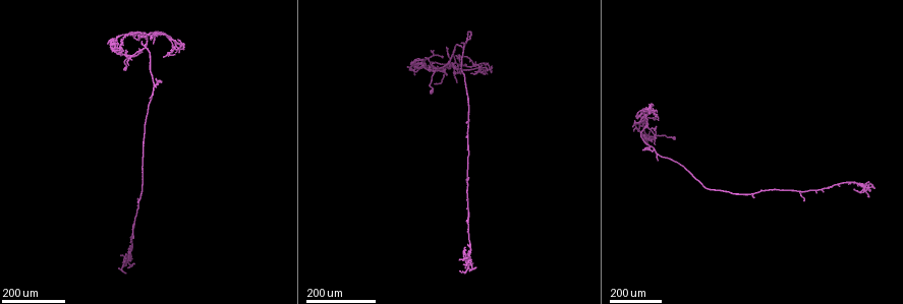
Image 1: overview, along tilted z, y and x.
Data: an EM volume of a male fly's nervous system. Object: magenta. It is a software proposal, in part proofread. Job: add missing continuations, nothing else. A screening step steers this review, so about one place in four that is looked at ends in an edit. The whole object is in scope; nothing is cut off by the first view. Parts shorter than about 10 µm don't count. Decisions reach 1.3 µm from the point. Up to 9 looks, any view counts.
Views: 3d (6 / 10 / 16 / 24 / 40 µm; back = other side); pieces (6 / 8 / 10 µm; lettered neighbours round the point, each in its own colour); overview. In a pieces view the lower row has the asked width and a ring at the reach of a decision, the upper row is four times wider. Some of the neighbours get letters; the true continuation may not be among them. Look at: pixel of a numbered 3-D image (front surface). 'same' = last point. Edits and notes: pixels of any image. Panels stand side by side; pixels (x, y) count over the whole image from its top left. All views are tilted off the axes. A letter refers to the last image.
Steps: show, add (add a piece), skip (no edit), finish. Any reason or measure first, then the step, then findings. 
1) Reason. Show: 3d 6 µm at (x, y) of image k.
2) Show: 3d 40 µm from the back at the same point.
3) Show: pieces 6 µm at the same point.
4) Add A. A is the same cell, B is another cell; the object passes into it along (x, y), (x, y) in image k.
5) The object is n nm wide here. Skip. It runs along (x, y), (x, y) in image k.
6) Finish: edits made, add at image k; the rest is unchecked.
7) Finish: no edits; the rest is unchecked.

An open end. Show: 3d 24 µm at (436, 84) of image 1.

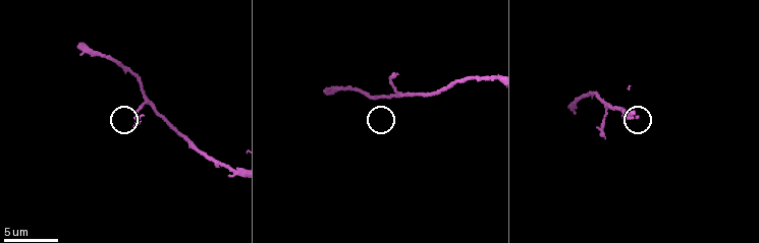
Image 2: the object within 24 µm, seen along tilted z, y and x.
See the neighbours. Show: pieces 10 µm at (325, 91) of image 2.

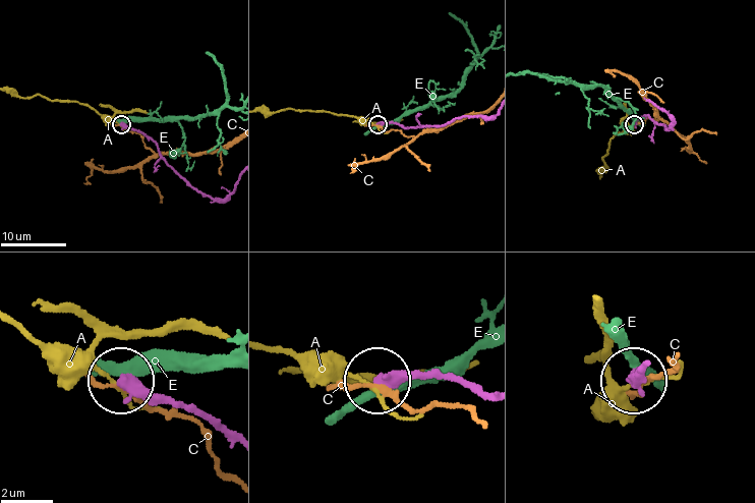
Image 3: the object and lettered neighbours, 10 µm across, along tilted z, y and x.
Skip. A, C and E are other cells; none of them fits.

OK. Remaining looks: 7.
Free end. Show: 3d 24 µm at (442, 80) of image 1.

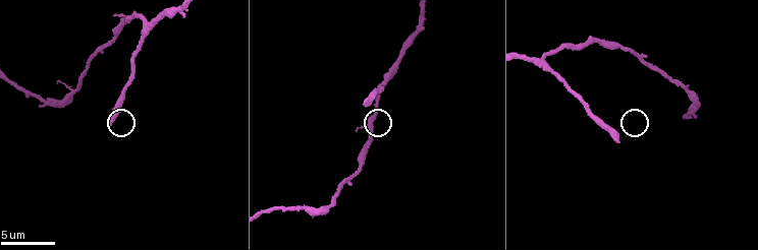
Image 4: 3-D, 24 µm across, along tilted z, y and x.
See the neighbours. Show: pieces 8 µm at (110, 123) of image 4.

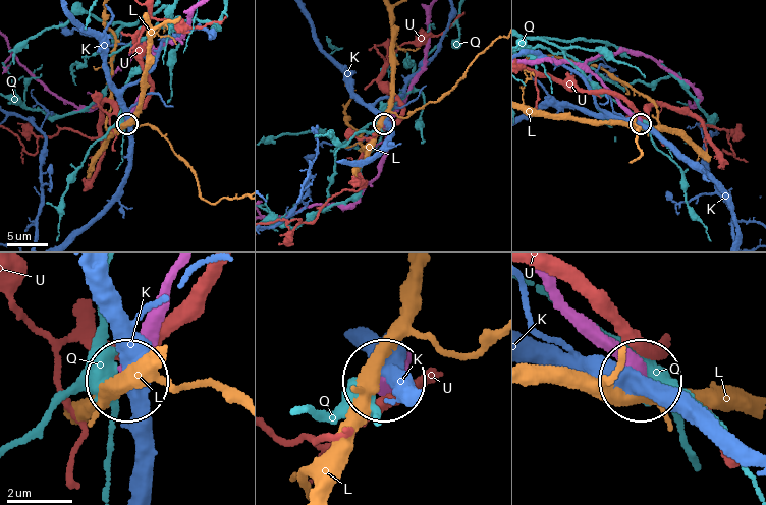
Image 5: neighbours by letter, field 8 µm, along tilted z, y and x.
Skip. K, L, Q and U are other cells; none of them fits.

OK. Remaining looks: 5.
An open end. Show: 3d 40 µm at (457, 66) of image 1.

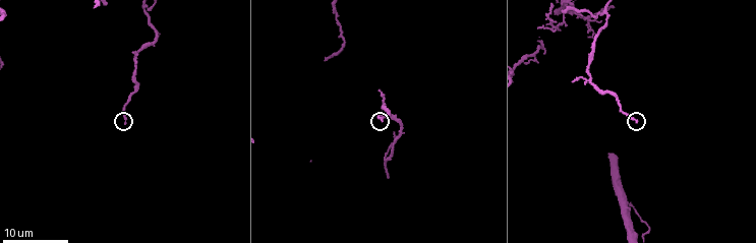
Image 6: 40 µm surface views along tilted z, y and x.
Show: pieces 10 µm at (126, 124) of image 6.

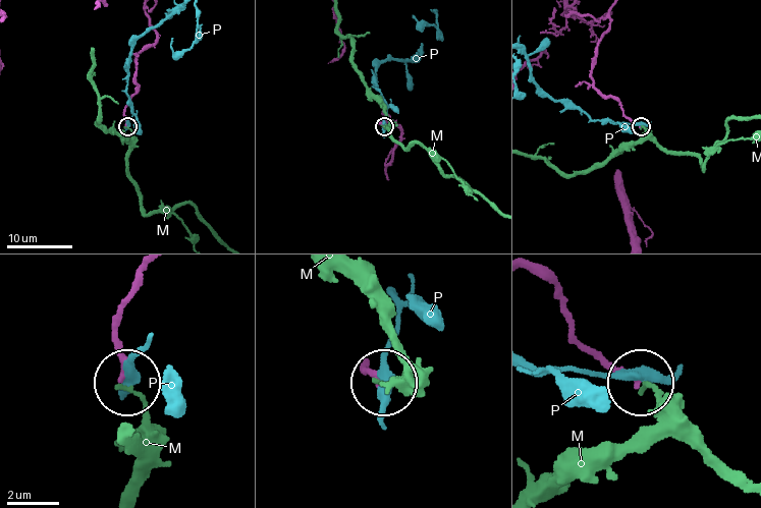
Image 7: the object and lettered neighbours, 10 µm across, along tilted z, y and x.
Skip. M and P are other cells; it runs along (535, 273), (553, 292), (572, 331), (635, 382) in image 7; no lettered piece goes on from it.

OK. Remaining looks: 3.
End of a long branch. Show: 3d 24 µm at (456, 82) of image 1.

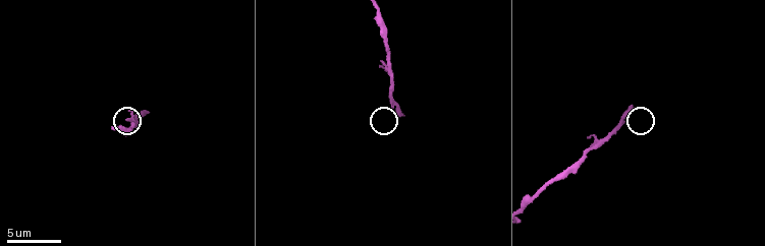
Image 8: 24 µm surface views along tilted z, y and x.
Show: pieces 10 µm at (630, 109) of image 8.

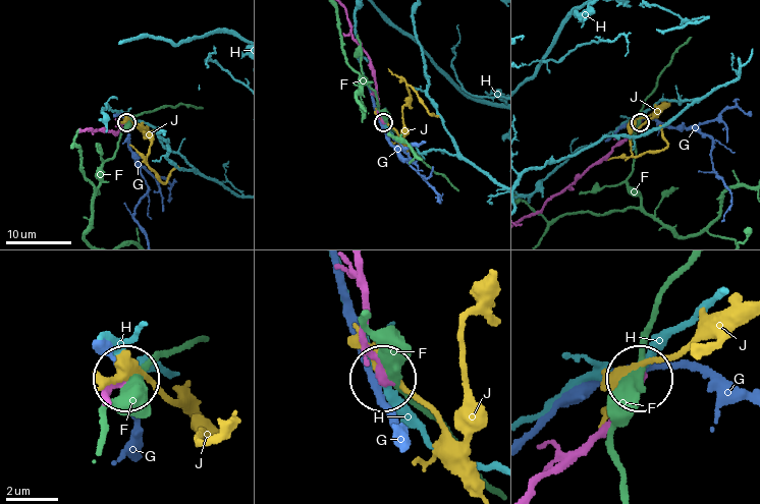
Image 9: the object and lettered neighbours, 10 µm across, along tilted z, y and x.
Skip. F, G, H and J are other cells; it runs along (356, 274), (365, 351), (379, 377) in image 9; no lettered piece goes on from it.

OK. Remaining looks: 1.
Finish: no edits; the rest is unchecked.

